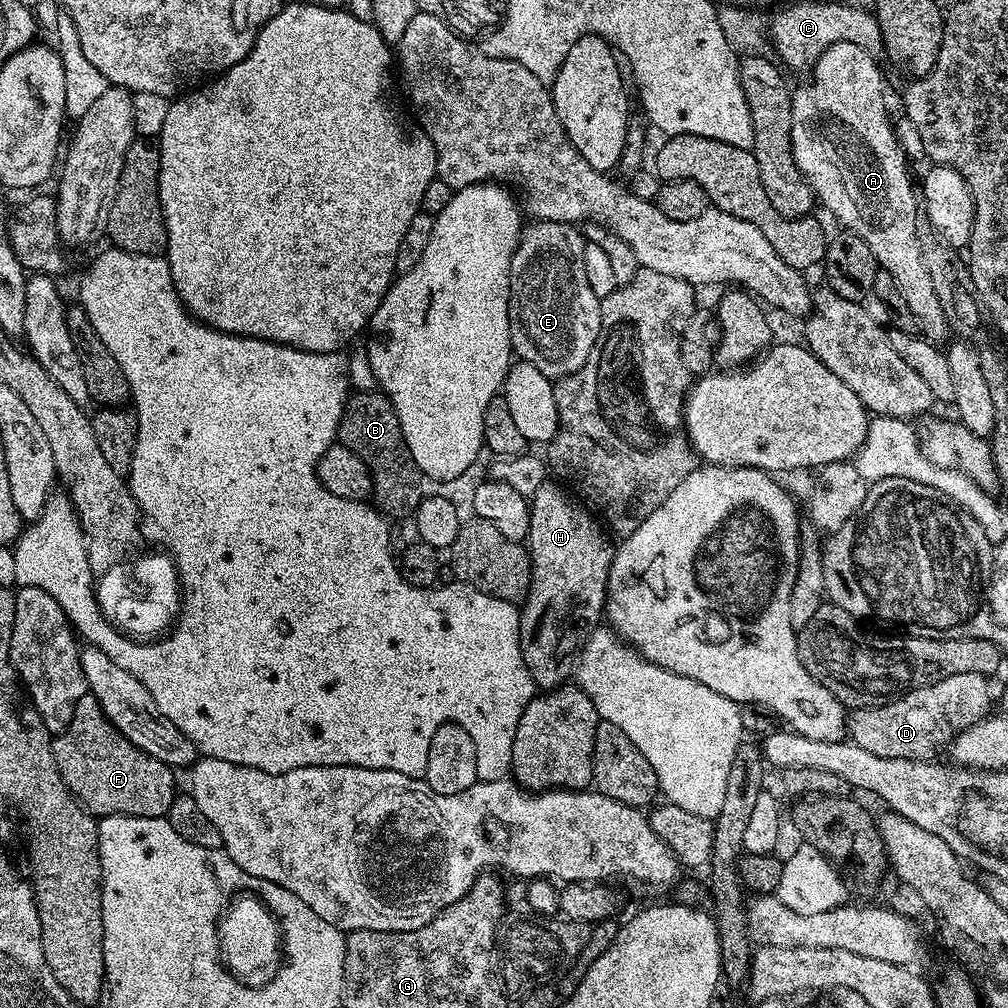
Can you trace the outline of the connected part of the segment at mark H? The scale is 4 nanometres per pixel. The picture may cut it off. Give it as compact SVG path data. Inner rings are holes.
M552 478L545 479L544 484L538 486L538 490L530 497L530 530L526 547L532 557L532 581L522 604L524 612L519 613L520 659L526 662L533 685L540 690L559 688L571 677L568 675L576 664L580 636L587 632L588 635L595 633L606 612L608 575L614 544L604 537L605 529L599 523L596 525L591 515L593 513L582 506L581 501L567 487Z

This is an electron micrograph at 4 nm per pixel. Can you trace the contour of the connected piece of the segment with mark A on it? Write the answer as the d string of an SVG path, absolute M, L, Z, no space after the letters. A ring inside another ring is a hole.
M852 42L831 44L810 70L812 81L798 87L792 93L792 149L798 170L810 182L819 207L825 208L847 231L858 234L870 250L874 250L877 265L894 278L898 294L906 306L910 306L914 318L918 318L920 332L925 340L944 342L949 339L949 323L942 305L934 294L933 283L924 258L922 237L916 233L918 216L918 192L912 189L908 177L908 164L904 152L896 141L892 120L888 117L888 104L884 101L884 76L876 65L873 53Z

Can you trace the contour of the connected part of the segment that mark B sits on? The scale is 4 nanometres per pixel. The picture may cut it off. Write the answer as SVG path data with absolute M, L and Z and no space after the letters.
M379 390L353 391L344 404L338 440L350 450L354 450L354 454L358 454L362 462L366 462L372 475L371 499L375 507L393 521L404 520L407 516L409 519L422 499L422 473L410 454L410 446L406 446L398 414L388 397Z

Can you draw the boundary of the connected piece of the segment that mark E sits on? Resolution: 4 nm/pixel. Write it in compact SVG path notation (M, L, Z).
M537 220L529 223L521 231L520 245L516 247L516 253L512 256L510 262L510 270L508 271L508 317L510 318L510 342L512 343L512 351L523 363L530 366L536 366L538 370L542 370L542 374L546 374L549 380L555 382L561 376L569 376L571 372L576 372L586 362L586 358L590 358L590 350L594 350L594 342L600 333L600 301L601 297L594 294L594 290L590 290L590 282L586 282L586 266L584 265L584 245L585 237L579 227L571 224L563 224L562 222L550 222L549 220Z

